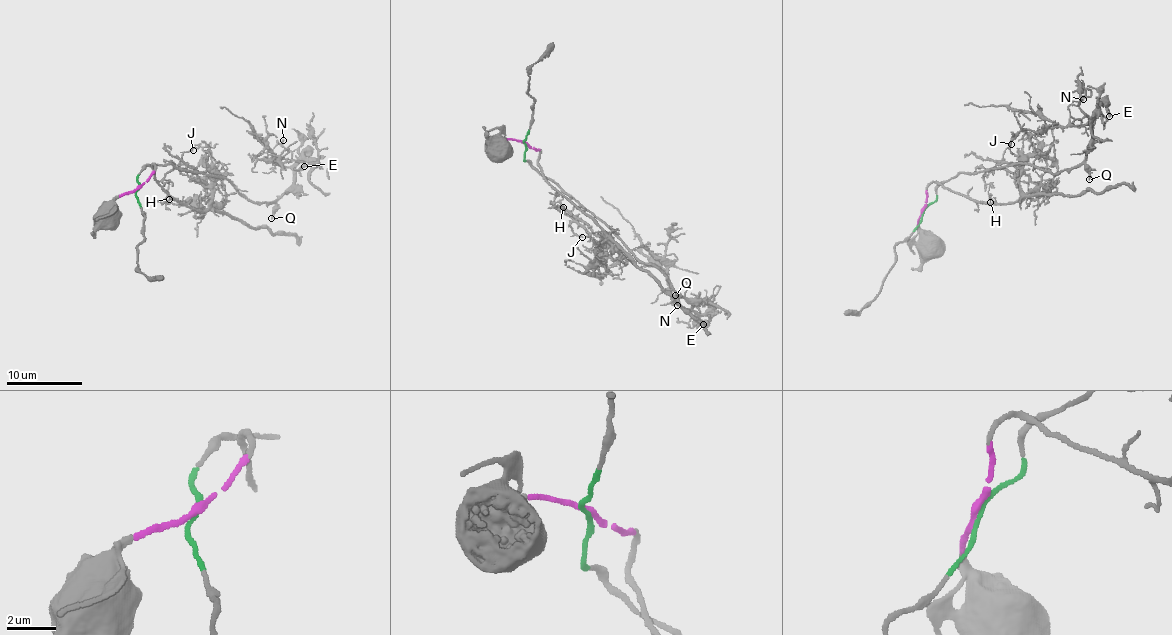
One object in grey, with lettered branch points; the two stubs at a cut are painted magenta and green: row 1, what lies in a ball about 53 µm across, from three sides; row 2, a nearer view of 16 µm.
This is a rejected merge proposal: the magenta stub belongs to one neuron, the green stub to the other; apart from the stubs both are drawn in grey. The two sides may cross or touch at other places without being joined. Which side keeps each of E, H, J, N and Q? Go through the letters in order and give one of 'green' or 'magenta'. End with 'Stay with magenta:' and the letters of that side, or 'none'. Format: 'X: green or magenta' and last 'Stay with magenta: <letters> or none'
E: green
H: magenta
J: magenta
N: green
Q: green
Stay with magenta: H, J

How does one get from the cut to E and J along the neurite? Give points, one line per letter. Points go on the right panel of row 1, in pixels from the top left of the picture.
E: (923, 212), (941, 183), (959, 172), (1022, 163), (1054, 174), (1075, 168), (1103, 102), (1109, 117)
J: (923, 210), (927, 187), (934, 182), (987, 203), (1014, 203), (1020, 196), (1018, 176), (998, 164), (1011, 144)

